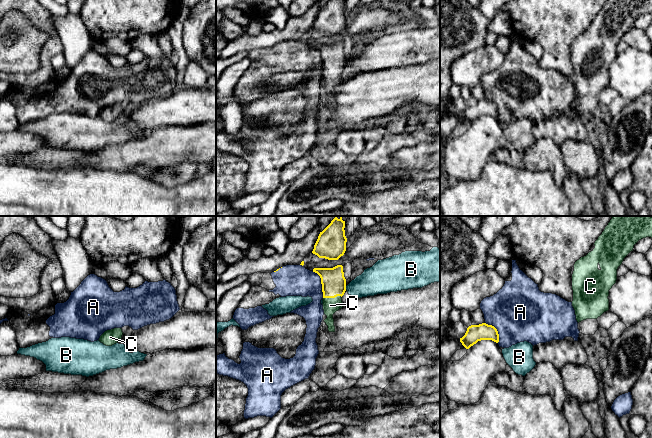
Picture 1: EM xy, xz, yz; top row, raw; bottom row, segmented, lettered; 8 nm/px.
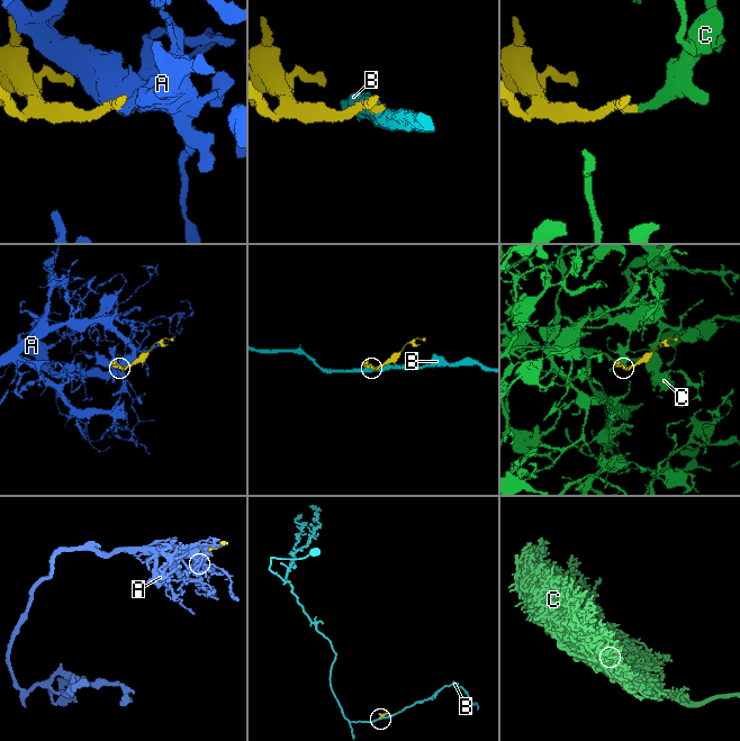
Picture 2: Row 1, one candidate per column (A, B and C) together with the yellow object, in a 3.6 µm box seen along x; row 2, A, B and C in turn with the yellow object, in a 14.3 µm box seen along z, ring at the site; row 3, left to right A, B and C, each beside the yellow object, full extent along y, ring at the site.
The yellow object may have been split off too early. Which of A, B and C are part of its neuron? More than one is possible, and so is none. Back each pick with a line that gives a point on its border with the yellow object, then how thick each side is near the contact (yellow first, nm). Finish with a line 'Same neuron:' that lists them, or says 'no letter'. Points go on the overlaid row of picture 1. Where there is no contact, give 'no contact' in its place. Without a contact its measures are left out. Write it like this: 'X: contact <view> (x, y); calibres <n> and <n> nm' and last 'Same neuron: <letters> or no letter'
C: contact xz (332, 297); calibres 190 and 130 nm
Same neuron: C

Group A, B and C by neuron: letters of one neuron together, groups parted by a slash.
A / B / C

